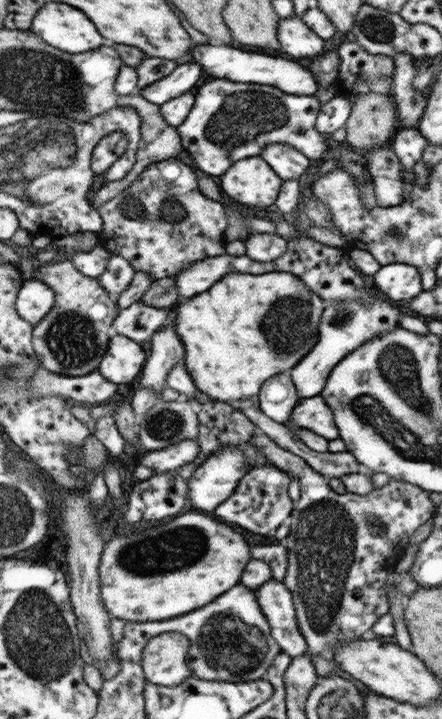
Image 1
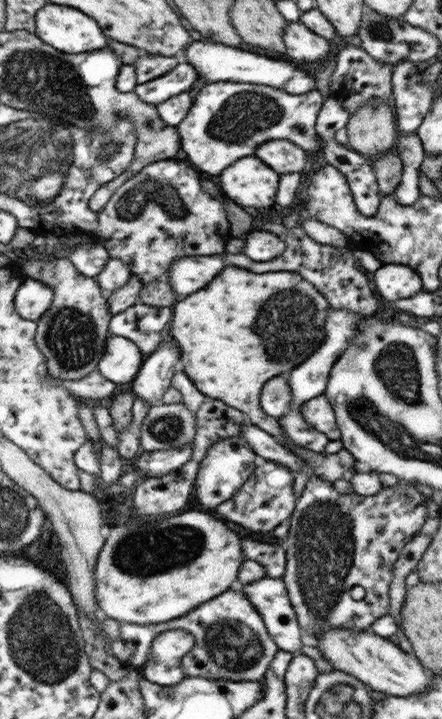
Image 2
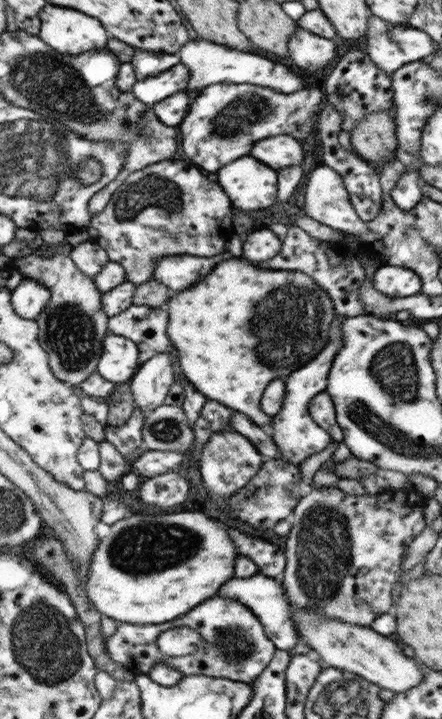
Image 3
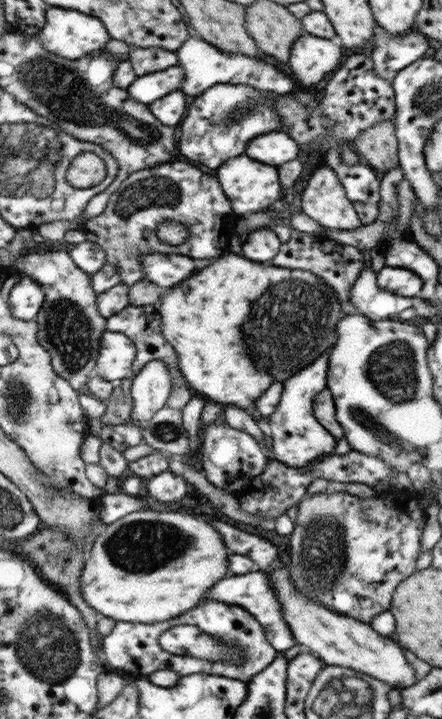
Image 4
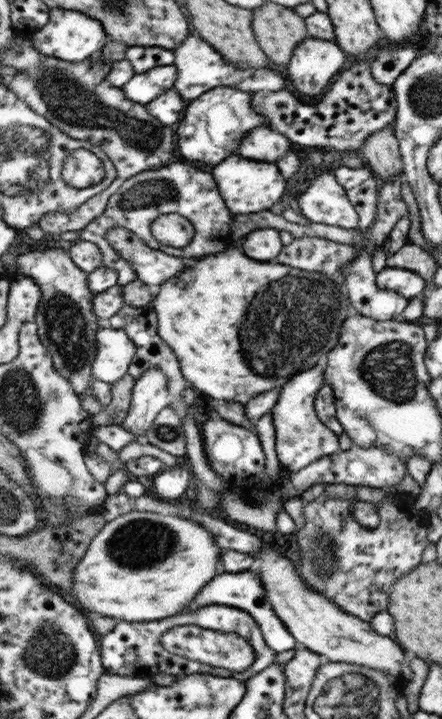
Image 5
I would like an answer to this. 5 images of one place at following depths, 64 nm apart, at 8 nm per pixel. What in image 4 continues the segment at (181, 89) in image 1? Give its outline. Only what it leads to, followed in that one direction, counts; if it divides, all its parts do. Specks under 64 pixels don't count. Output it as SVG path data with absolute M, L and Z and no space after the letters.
M175 64L175 66L169 66L165 70L157 70L157 72L145 74L145 76L137 76L133 80L133 84L125 90L133 100L149 106L155 100L163 98L165 94L177 90L181 86L183 78L185 78L183 68Z

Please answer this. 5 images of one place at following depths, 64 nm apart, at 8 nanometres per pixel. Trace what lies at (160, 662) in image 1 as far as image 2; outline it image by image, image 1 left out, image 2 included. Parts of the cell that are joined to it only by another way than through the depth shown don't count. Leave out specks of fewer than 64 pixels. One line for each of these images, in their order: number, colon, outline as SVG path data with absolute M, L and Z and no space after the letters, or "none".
2: M167 630L151 642L151 656L141 668L143 678L157 686L175 686L187 674L181 666L183 656L191 652L193 634L185 630Z

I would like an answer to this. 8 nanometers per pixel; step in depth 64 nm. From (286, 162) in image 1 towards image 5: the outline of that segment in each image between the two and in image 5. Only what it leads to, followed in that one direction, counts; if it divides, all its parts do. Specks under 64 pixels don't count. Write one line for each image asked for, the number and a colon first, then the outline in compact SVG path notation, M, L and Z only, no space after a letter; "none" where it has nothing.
2: M267 140L261 144L255 154L259 160L263 160L269 168L273 168L279 176L301 172L305 164L305 150L295 146L289 140Z
3: M281 134L281 136L269 136L255 142L249 156L267 164L273 170L281 170L287 166L301 164L303 150L295 138L291 138L289 134Z
4: M281 130L279 132L267 132L267 134L253 138L247 144L243 156L249 156L257 162L263 162L263 164L277 168L277 166L297 158L297 142Z
5: M259 126L251 130L243 140L239 140L239 150L235 154L247 160L275 164L289 152L291 152L291 142L283 134L267 126Z

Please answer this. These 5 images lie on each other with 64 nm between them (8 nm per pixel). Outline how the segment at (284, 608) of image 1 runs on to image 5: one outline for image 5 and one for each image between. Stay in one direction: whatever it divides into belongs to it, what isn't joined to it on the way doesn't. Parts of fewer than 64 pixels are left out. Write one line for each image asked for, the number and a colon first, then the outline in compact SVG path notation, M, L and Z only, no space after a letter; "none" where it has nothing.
2: M265 576L251 584L241 584L239 590L251 600L253 608L263 618L265 628L277 648L293 656L299 654L299 622L291 606L285 582Z
3: M257 572L257 574L249 576L249 578L231 578L227 584L223 584L223 588L219 588L217 596L239 600L241 604L245 604L261 620L265 636L275 644L277 650L289 652L301 640L299 632L295 628L295 620L291 618L291 606L287 602L285 588L275 578L269 578L269 576L261 574L261 572Z
4: M253 570L247 574L235 574L235 576L225 576L223 580L219 580L219 584L215 584L215 588L211 588L211 592L207 592L207 596L203 596L203 602L211 602L217 600L221 604L233 604L233 606L241 606L245 608L263 628L263 634L267 638L267 642L277 650L277 652L285 652L291 646L297 644L297 640L293 638L293 632L289 630L283 612L281 612L281 602L277 600L277 594L271 586L271 580L265 572Z
5: M249 570L249 572L223 572L223 574L215 576L215 580L211 580L211 584L207 584L207 588L203 588L203 592L199 592L199 596L195 596L195 600L183 612L187 612L187 610L195 612L195 608L209 606L209 604L221 604L221 606L231 606L231 608L245 610L259 624L259 630L263 634L265 644L275 652L285 652L285 650L297 650L299 648L295 638L287 632L285 624L279 620L273 606L269 604L267 596L265 596L263 582L261 582L261 576L255 570Z

